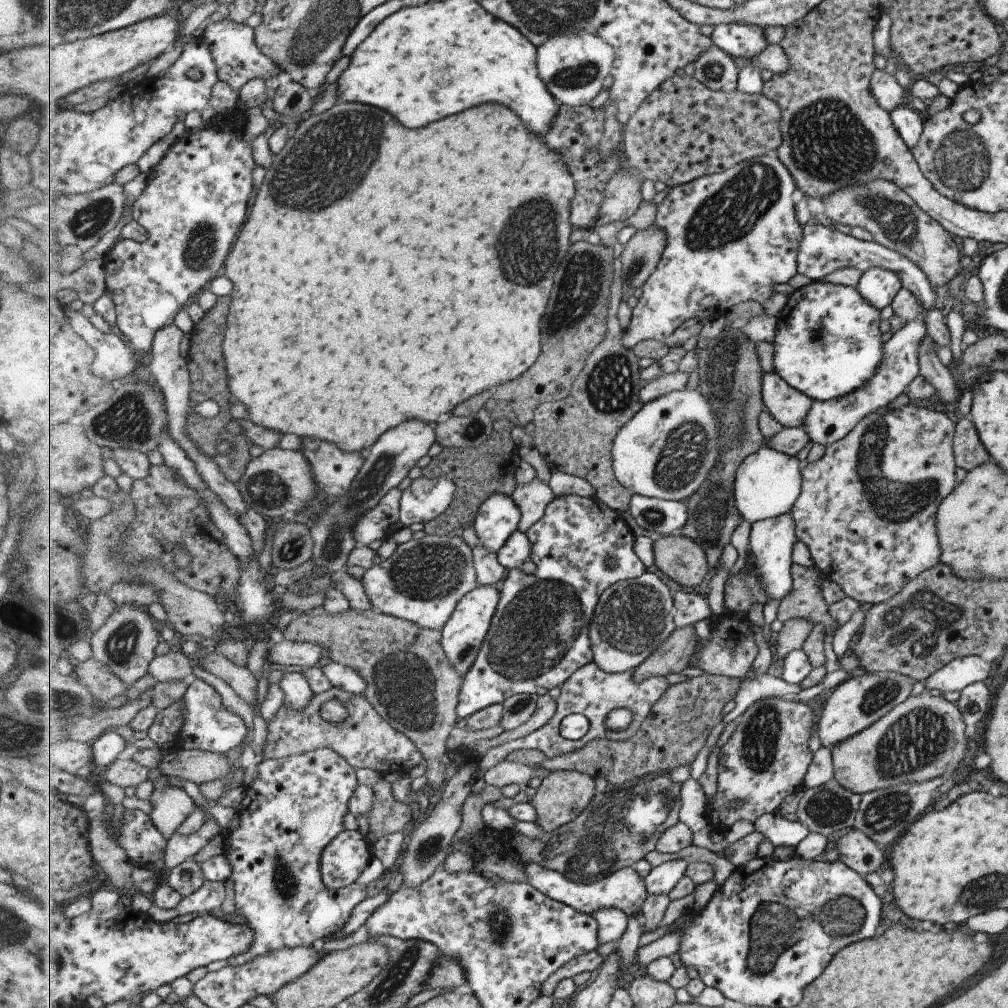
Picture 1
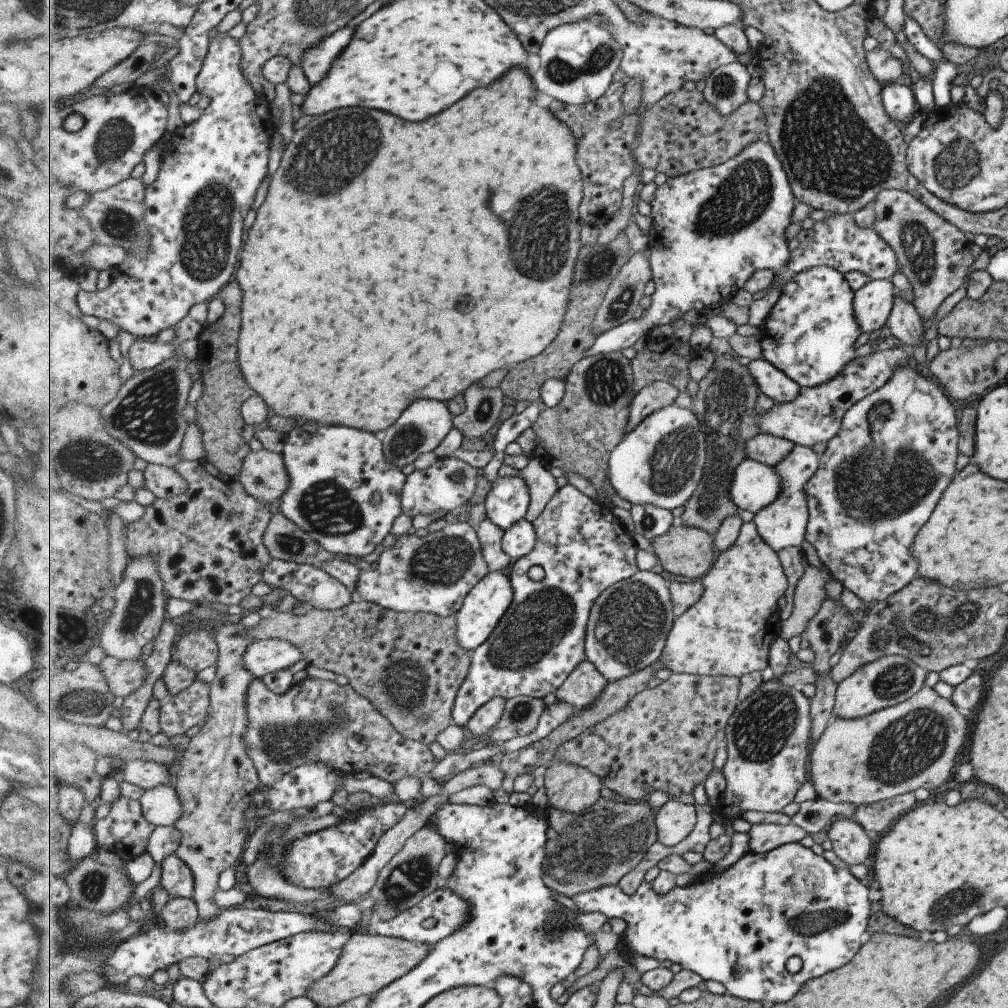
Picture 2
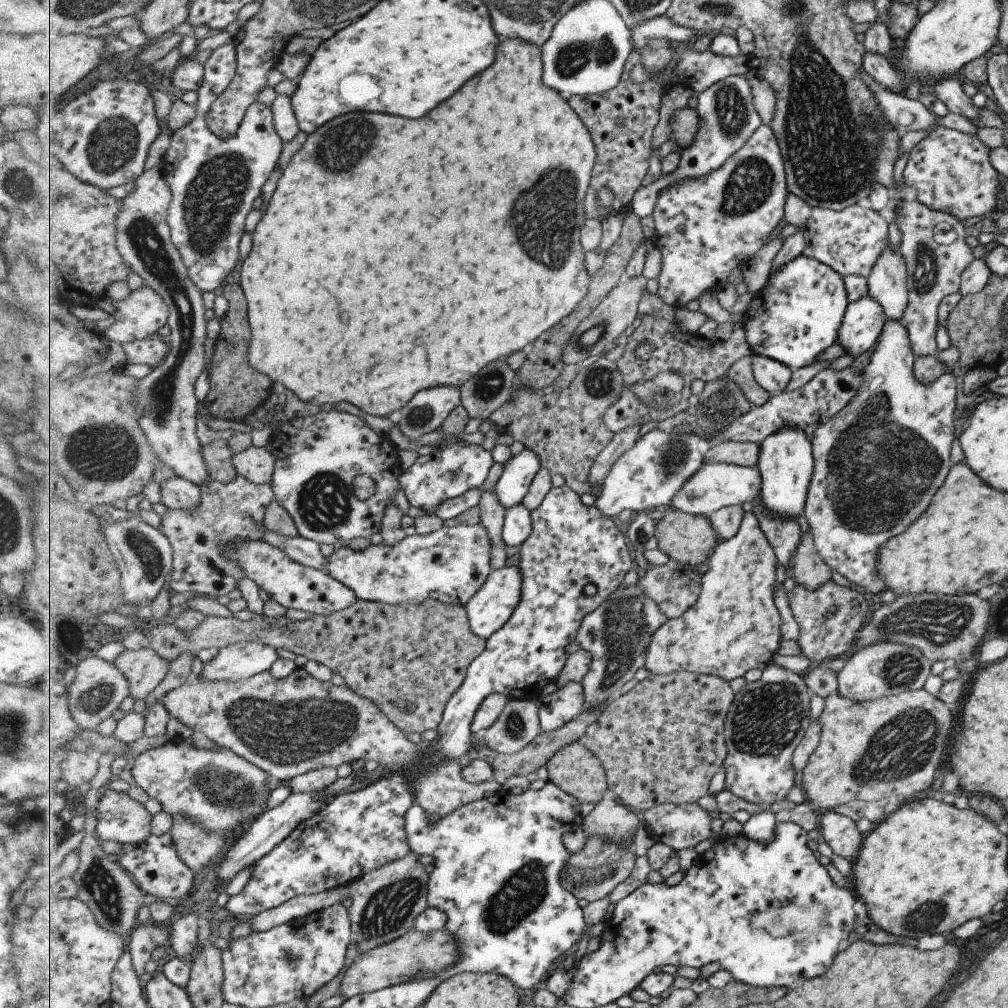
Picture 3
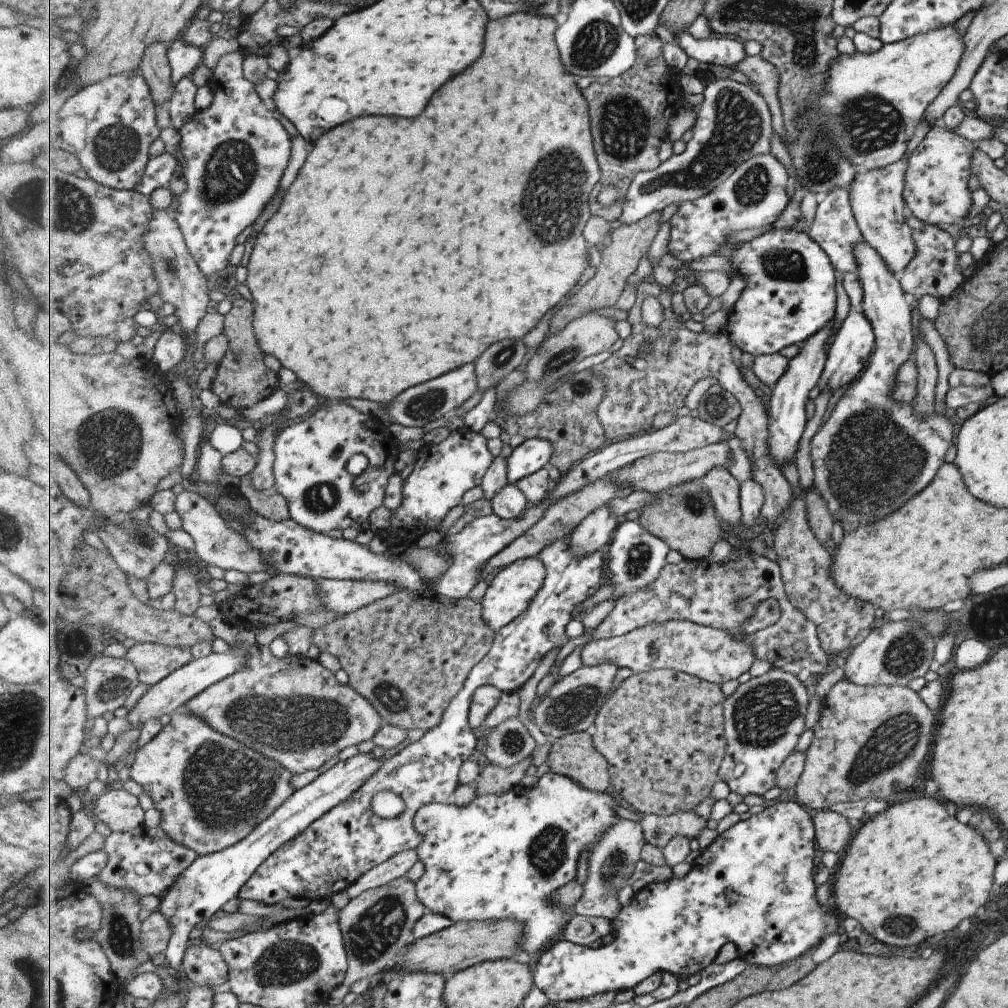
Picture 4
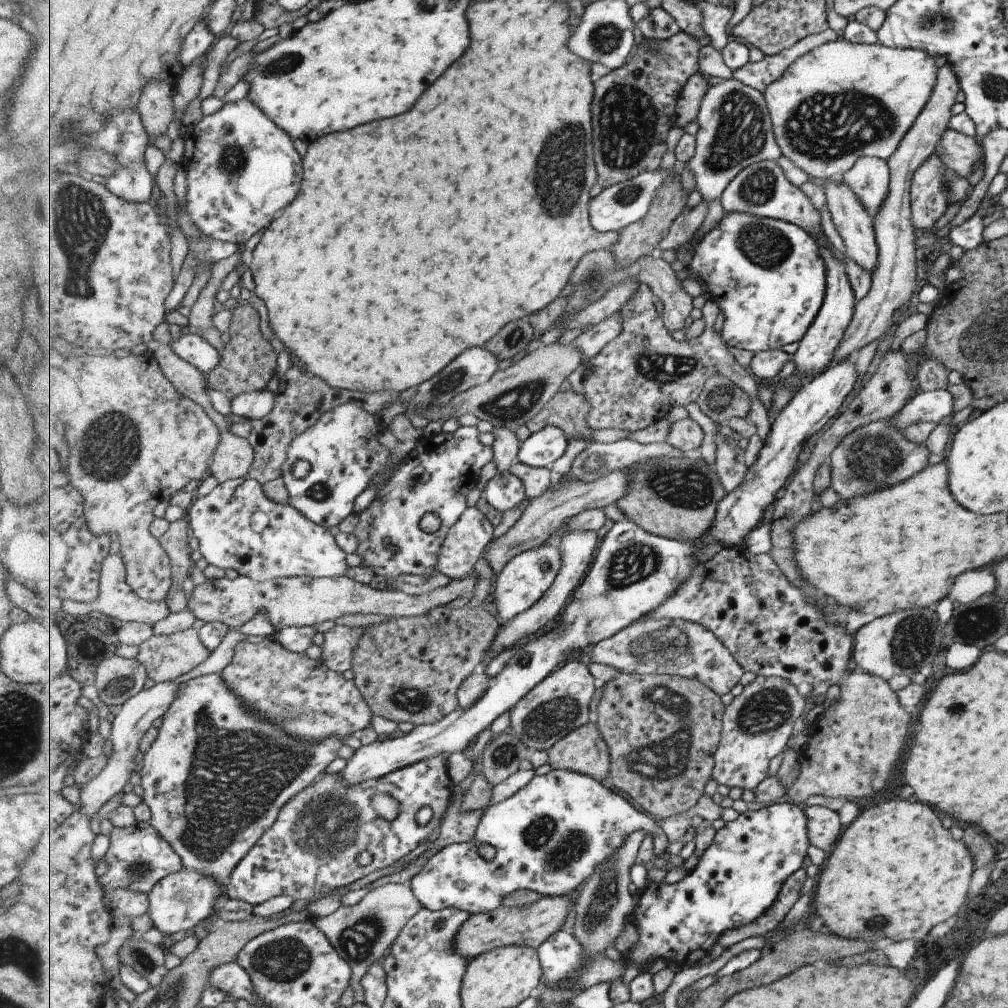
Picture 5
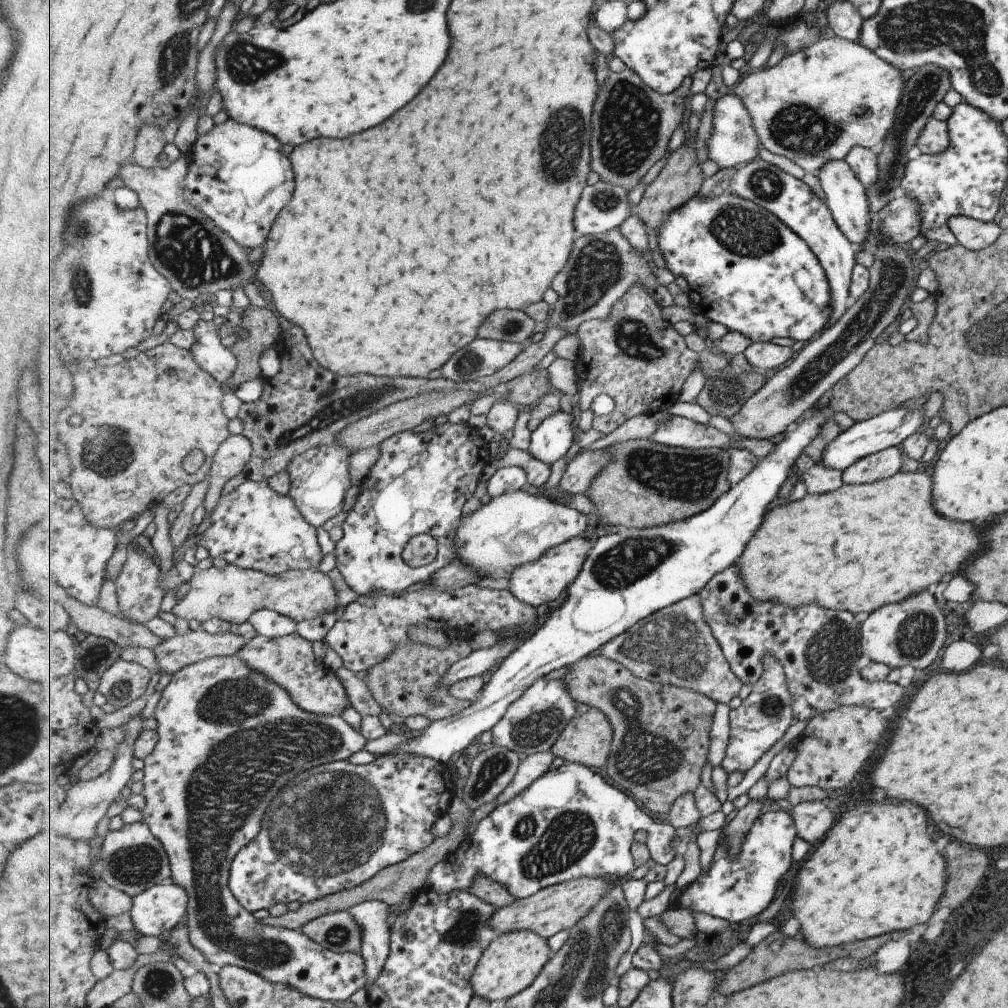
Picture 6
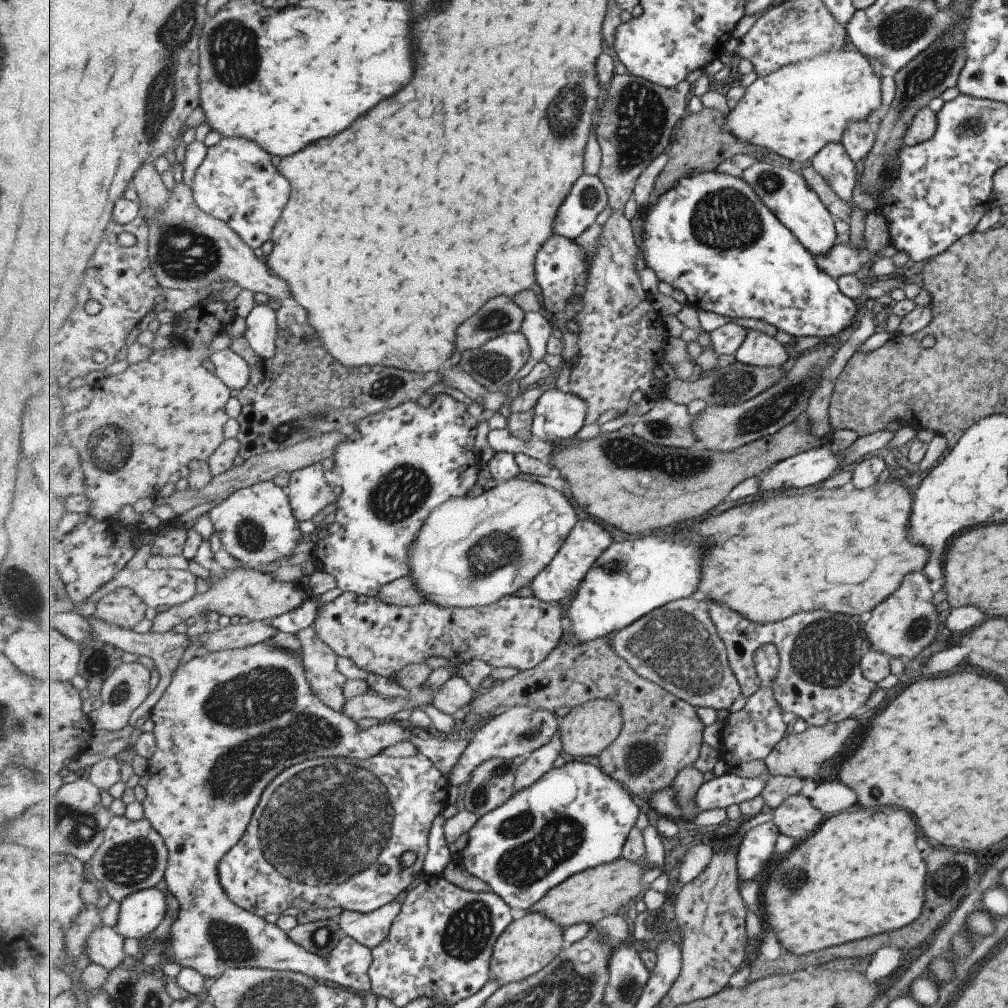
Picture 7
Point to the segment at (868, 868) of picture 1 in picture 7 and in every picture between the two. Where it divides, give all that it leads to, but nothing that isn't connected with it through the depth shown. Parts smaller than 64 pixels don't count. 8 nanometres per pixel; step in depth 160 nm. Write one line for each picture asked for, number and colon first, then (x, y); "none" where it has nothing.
2: (849, 842)
3: (843, 837)
4: (833, 832)
5: (824, 825)
6: (813, 819)
7: (796, 818)

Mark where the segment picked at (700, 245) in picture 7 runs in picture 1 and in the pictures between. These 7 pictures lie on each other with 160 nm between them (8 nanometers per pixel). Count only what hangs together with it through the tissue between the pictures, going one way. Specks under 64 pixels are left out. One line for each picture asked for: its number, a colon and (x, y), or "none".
1: (827, 343)
2: (808, 335)
3: (797, 313)
4: (789, 296)
5: (766, 275)
6: (746, 269)

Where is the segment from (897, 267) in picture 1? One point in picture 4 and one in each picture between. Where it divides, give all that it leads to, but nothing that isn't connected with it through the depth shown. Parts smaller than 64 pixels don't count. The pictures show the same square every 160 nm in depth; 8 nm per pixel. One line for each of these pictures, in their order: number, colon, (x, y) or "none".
2: (836, 242)
3: (849, 241)
4: (834, 229)

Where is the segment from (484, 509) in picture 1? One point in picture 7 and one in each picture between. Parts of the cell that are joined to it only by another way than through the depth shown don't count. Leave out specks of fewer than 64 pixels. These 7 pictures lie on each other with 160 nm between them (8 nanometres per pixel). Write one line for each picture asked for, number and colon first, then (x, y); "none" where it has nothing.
2: (509, 500)
3: (519, 473)
4: (533, 455)
5: (543, 448)
6: (552, 439)
7: (559, 414)

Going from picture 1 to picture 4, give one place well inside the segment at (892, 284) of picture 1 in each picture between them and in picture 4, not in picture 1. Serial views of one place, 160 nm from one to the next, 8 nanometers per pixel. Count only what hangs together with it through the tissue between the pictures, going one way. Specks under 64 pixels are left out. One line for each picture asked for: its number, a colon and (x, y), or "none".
2: (872, 303)
3: (864, 320)
4: (848, 352)

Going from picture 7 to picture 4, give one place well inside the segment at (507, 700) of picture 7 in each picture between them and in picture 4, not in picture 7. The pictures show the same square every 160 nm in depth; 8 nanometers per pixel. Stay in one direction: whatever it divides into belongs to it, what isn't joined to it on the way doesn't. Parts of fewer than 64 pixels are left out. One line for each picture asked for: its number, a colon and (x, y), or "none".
4: (410, 653)
5: (411, 669)
6: (661, 732)

